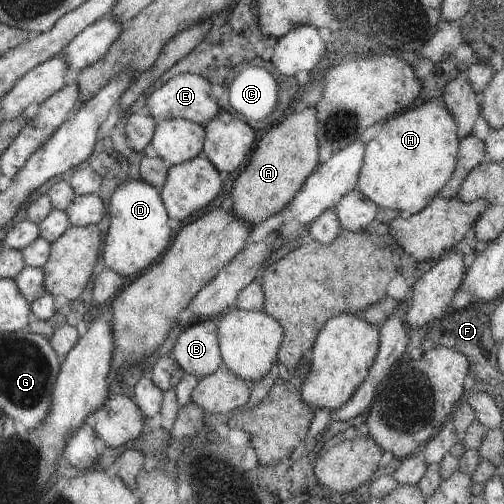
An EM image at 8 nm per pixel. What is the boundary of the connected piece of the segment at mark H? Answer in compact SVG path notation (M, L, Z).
M437 99L425 100L423 104L407 107L397 115L386 119L377 136L364 146L362 165L354 189L381 208L407 210L411 215L415 214L425 208L449 180L455 168L459 141L451 114L445 106L438 104Z

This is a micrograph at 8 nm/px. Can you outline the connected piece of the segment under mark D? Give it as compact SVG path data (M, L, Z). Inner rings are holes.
M141 179L126 180L113 190L107 200L109 225L103 236L104 268L95 276L91 298L93 304L111 300L127 280L136 277L149 268L164 252L169 244L171 230L167 227L167 213L163 208L157 187Z

